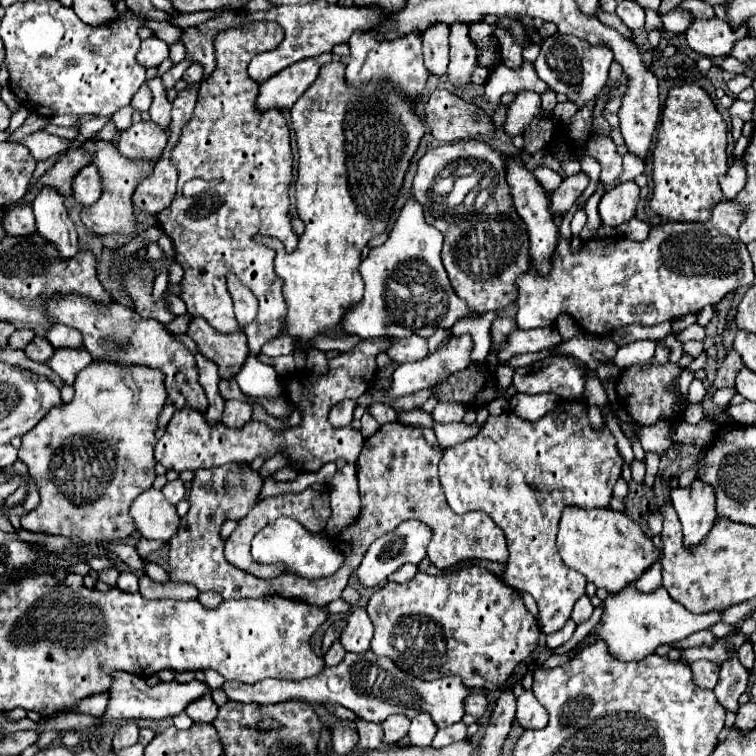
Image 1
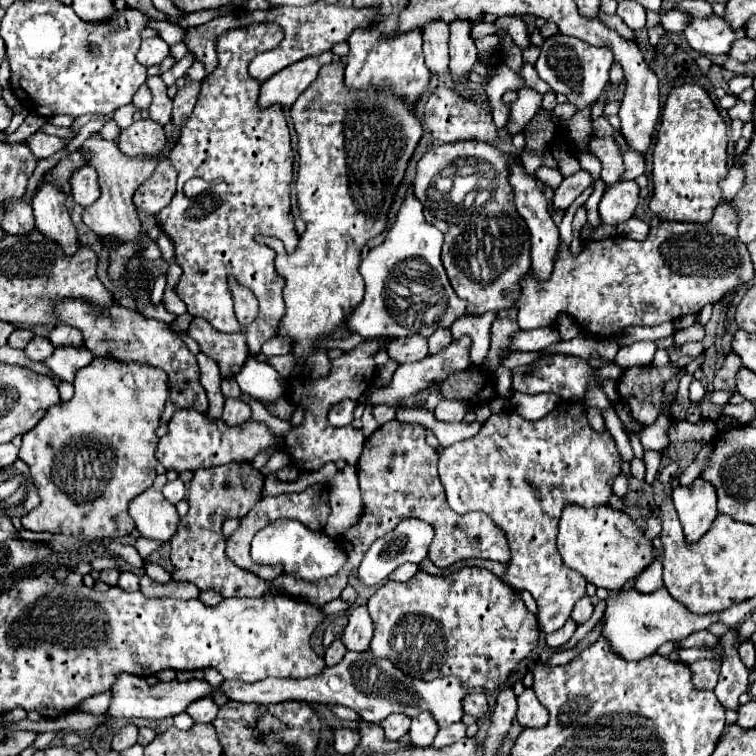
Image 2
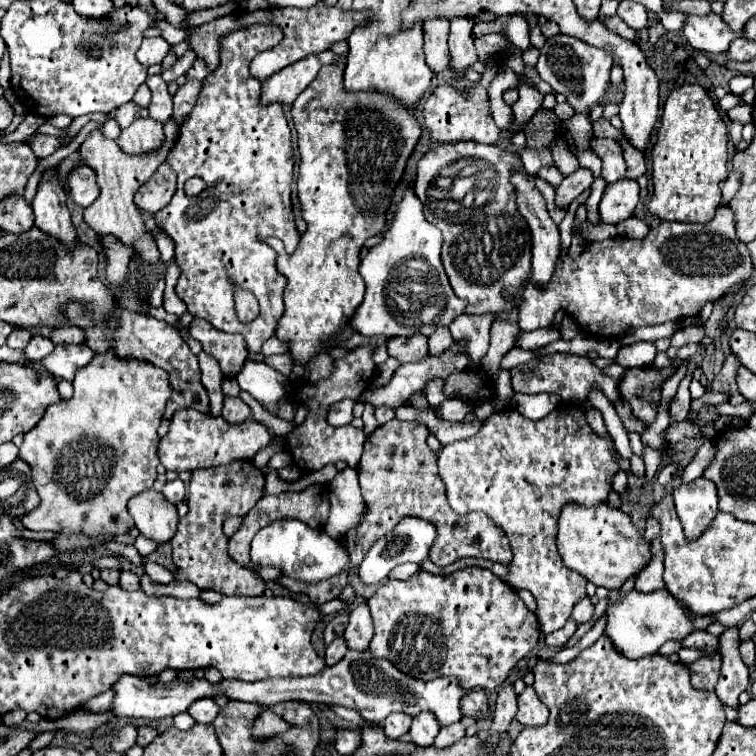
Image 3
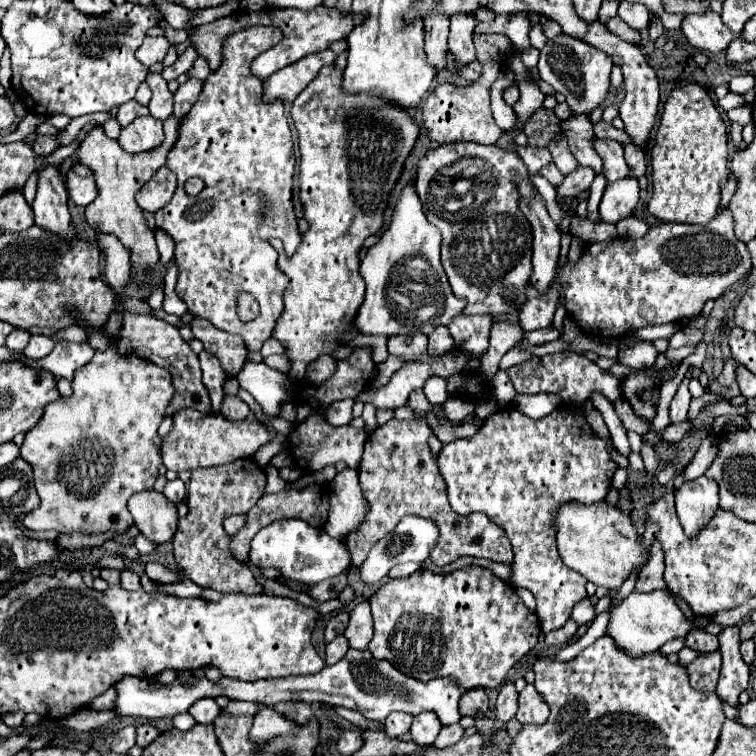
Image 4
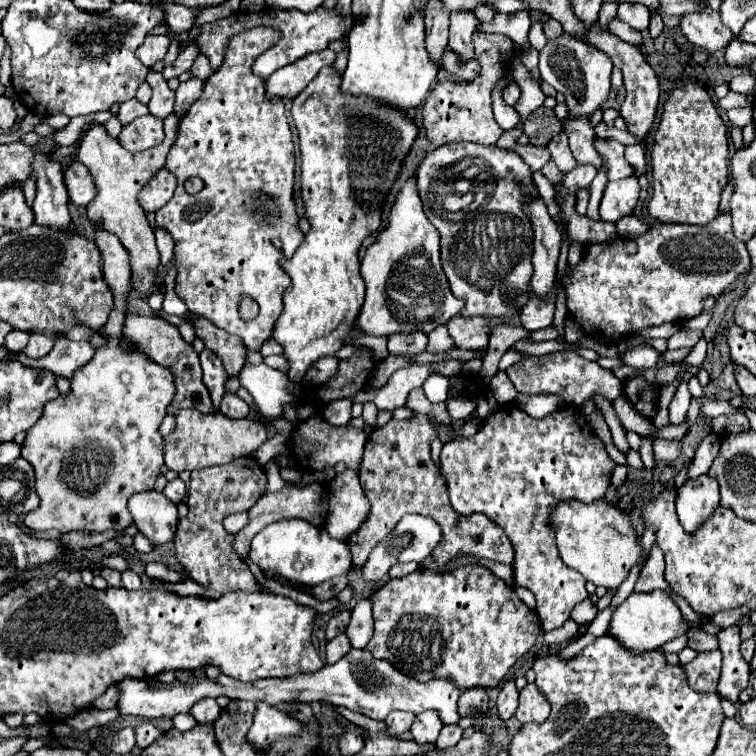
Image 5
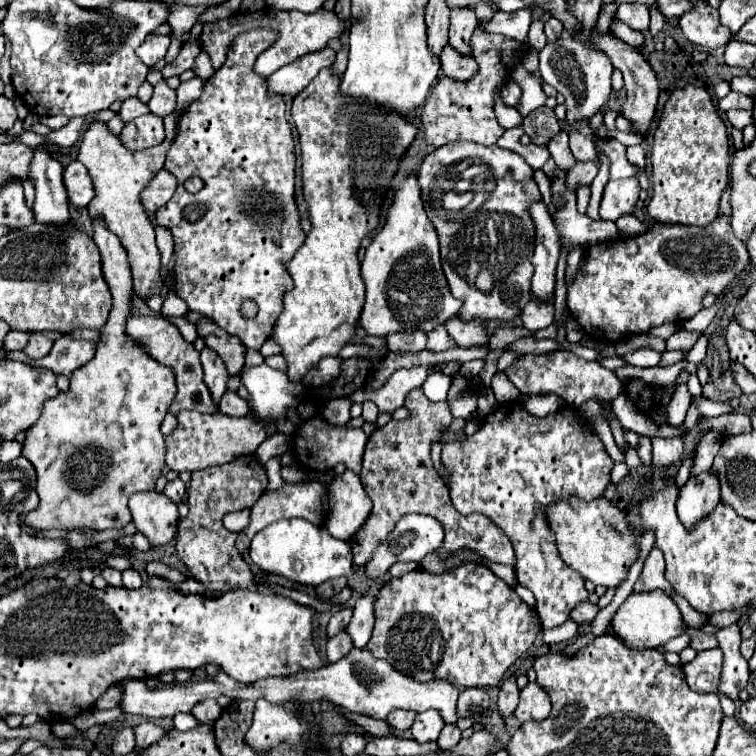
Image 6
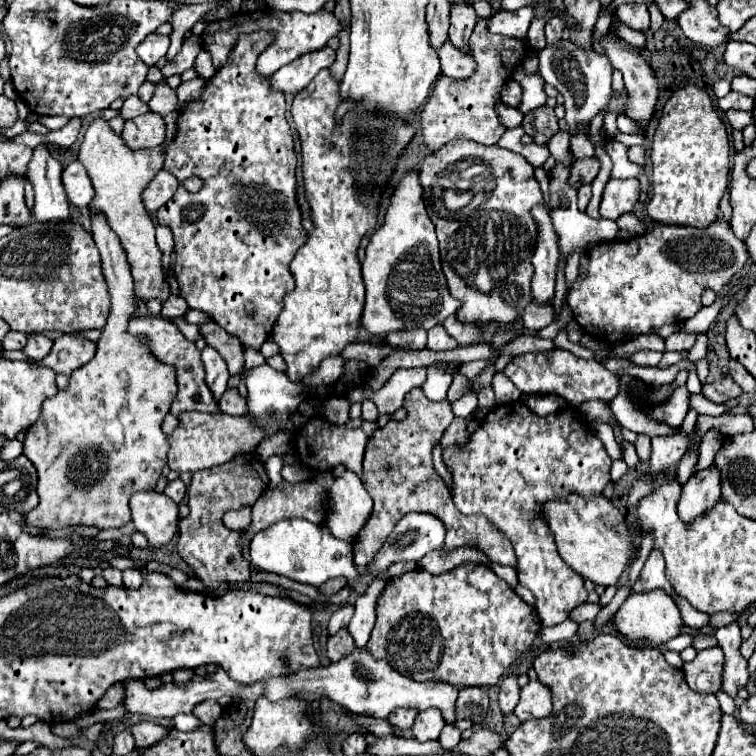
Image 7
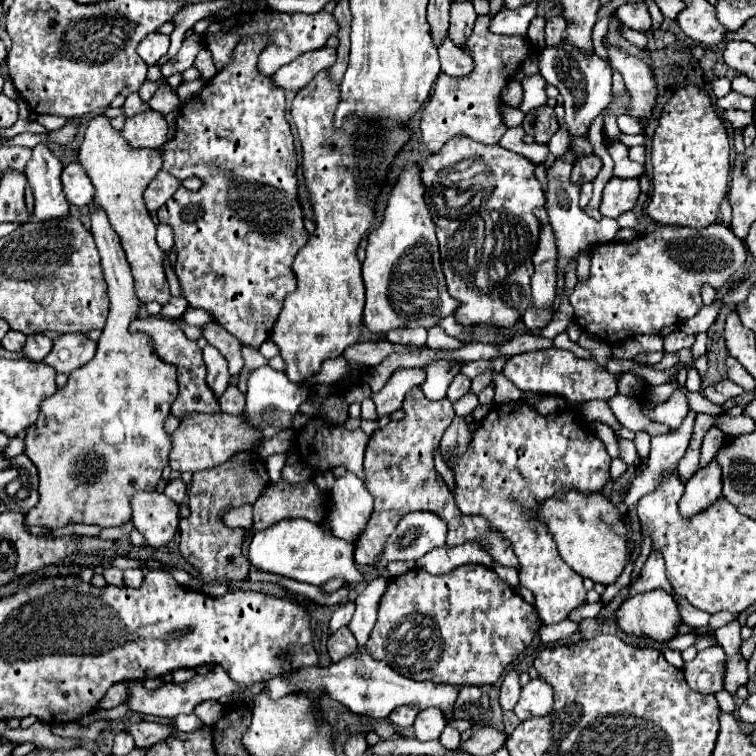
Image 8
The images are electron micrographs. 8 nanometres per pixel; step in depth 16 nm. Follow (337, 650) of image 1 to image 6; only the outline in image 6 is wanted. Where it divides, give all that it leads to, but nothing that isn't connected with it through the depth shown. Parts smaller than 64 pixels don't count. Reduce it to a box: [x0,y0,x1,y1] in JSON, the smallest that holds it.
[326,632,352,662]

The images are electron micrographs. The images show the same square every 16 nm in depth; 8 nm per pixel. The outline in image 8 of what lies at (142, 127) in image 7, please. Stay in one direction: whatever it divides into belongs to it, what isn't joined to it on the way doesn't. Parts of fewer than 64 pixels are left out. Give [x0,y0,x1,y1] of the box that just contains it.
[122,110,168,148]

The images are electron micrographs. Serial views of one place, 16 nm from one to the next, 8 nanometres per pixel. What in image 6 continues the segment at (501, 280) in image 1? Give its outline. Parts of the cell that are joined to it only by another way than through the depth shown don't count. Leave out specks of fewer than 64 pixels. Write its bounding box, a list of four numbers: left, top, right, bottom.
[418,140,542,322]

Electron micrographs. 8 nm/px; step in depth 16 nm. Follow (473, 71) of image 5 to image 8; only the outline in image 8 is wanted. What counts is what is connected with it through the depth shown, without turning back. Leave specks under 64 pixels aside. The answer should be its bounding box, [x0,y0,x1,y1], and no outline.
[438,38,474,76]

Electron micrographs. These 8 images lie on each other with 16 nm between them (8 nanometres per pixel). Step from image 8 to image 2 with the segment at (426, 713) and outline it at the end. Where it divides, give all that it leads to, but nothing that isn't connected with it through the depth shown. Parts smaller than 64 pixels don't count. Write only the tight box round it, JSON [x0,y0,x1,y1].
[410,712,438,746]

